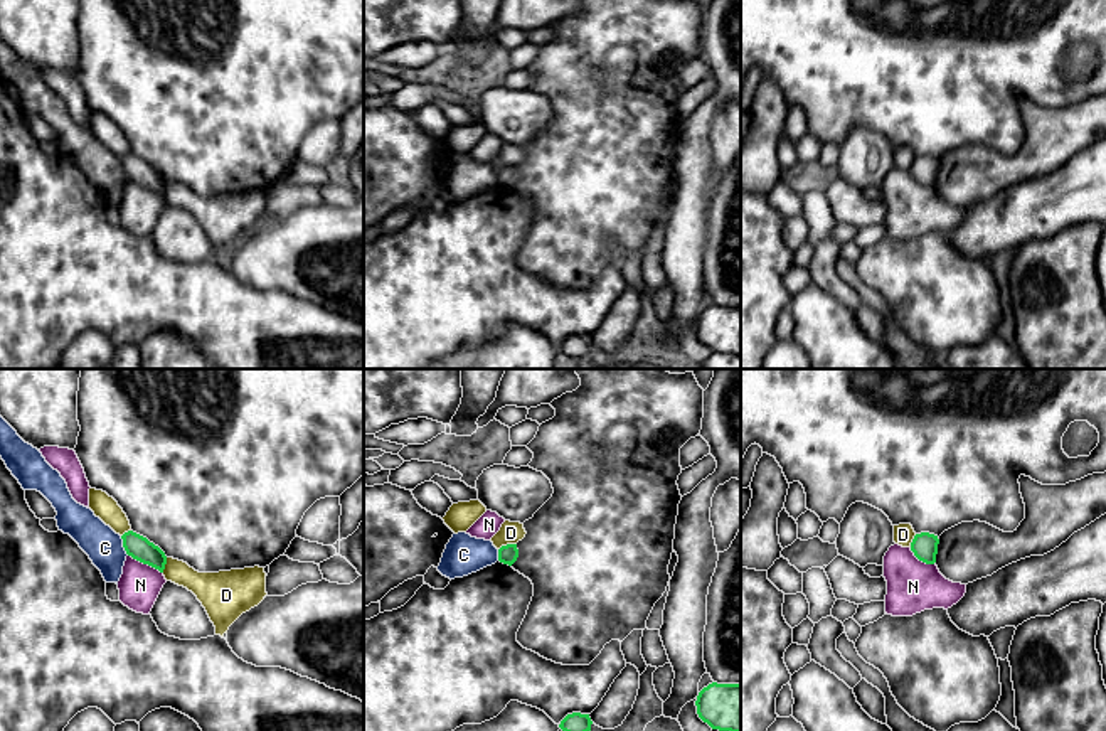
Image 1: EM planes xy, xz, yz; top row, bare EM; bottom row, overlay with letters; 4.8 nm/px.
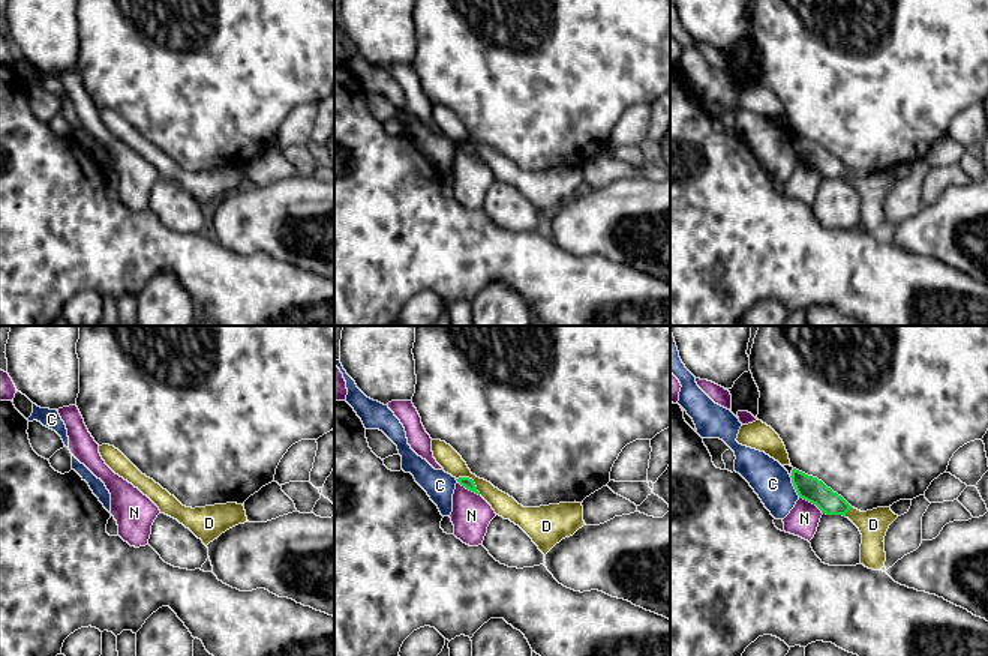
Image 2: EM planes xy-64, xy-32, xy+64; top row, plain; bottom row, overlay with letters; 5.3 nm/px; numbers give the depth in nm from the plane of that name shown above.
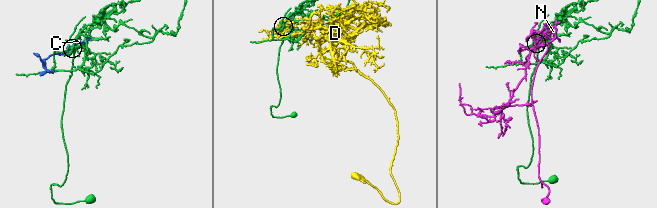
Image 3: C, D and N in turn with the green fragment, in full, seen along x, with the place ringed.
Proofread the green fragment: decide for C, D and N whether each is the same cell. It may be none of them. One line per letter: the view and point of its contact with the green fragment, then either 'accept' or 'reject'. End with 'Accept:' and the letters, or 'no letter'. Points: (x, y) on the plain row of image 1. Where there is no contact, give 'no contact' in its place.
C: xy (123, 169) | reject
D: xz (507, 167) | reject
N: xy (145, 186) | reject
Accept: no letter

